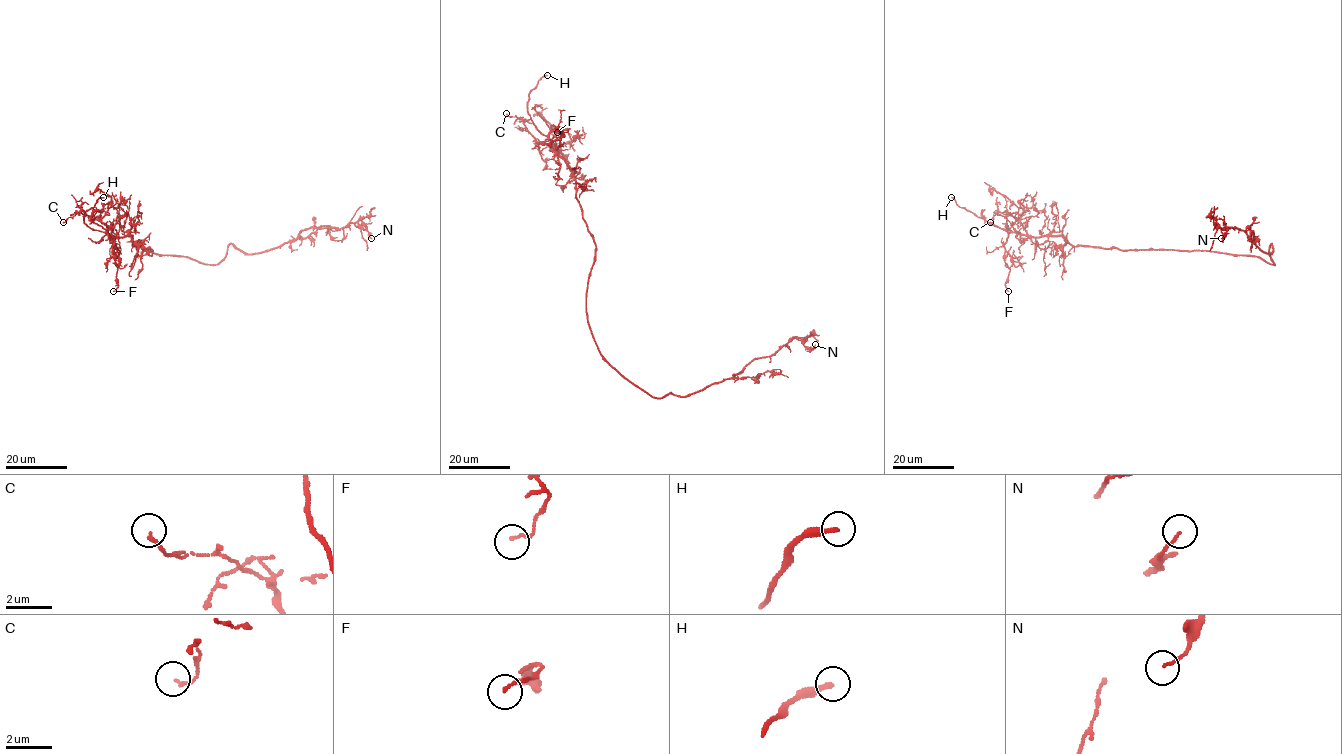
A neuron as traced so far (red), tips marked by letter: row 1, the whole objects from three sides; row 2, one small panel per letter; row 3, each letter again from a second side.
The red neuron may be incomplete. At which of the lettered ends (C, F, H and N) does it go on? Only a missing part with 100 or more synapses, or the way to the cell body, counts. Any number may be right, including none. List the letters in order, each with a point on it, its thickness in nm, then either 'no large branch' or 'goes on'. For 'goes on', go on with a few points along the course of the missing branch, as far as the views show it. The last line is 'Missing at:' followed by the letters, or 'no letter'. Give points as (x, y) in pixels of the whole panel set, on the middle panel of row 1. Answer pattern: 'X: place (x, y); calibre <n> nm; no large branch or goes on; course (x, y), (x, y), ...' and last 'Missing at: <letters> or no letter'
C: place (506, 113); calibre 150 nm; no large branch
F: place (557, 132); calibre 110 nm; no large branch
H: place (547, 75); calibre 220 nm; goes on
N: place (815, 344); calibre 110 nm; no large branch
Missing at: H

